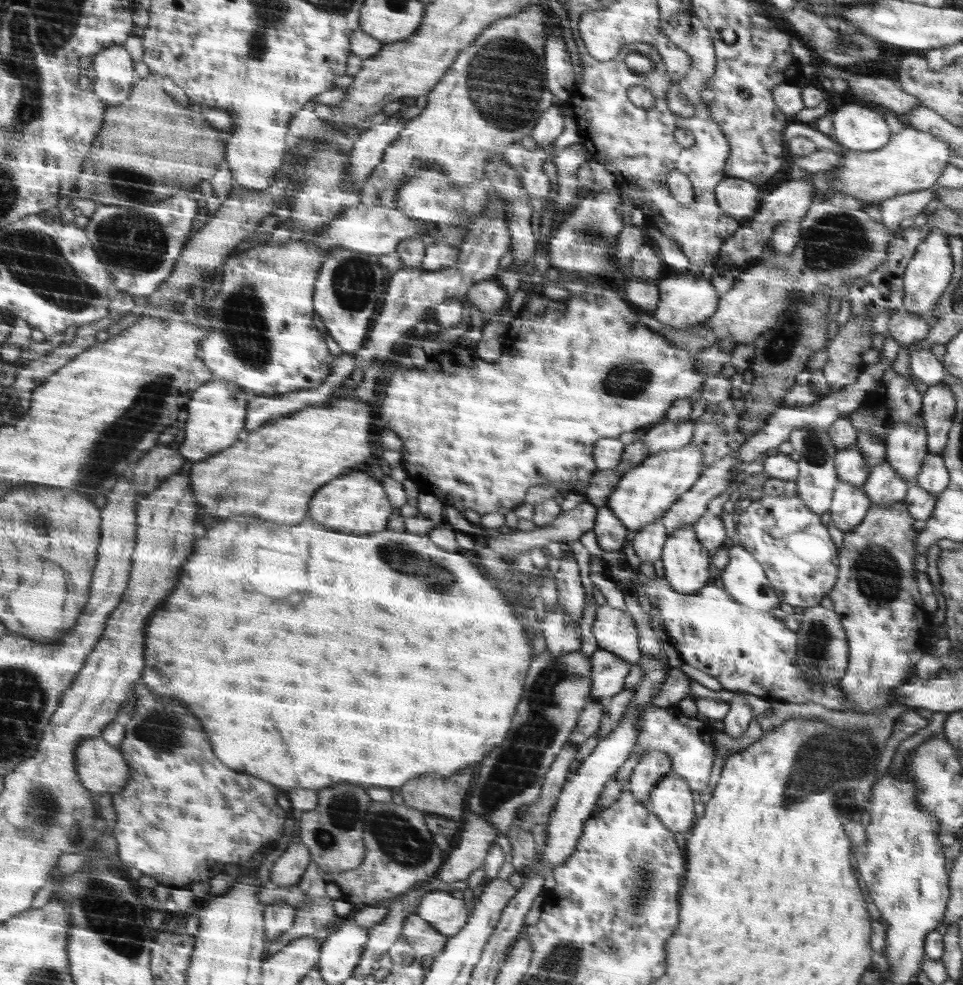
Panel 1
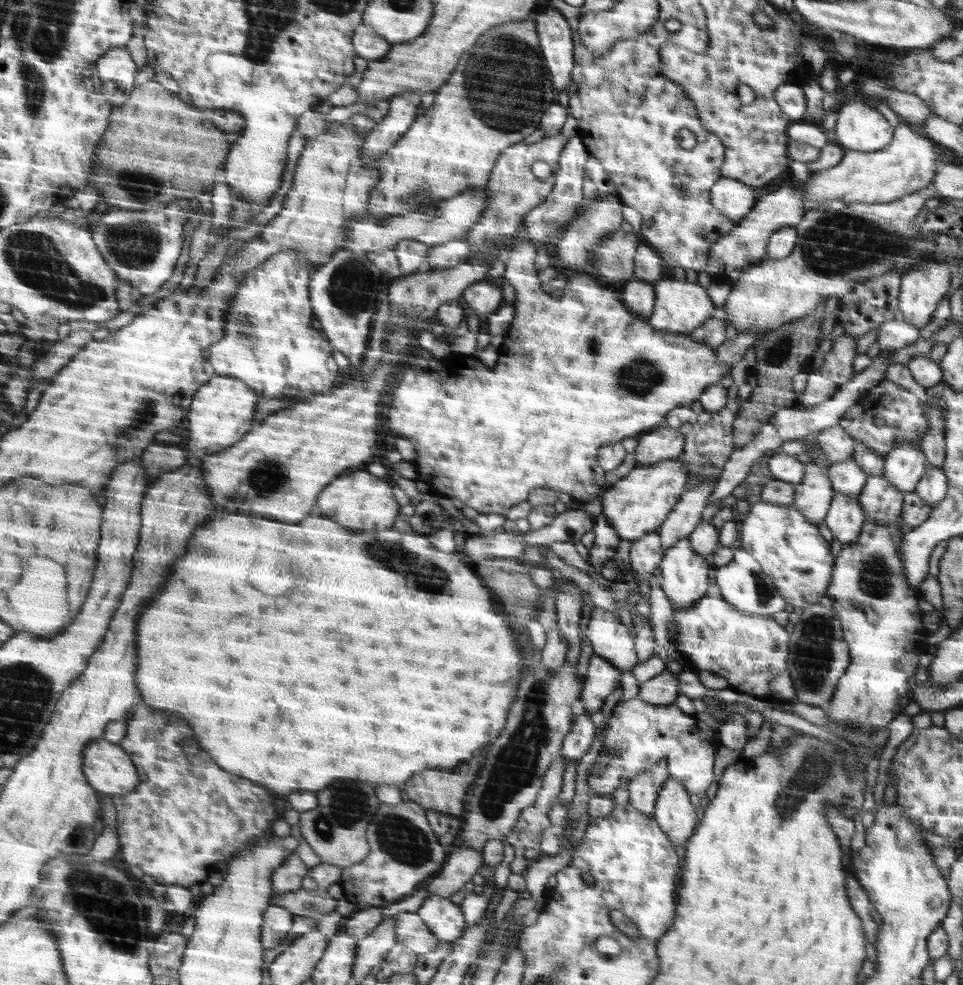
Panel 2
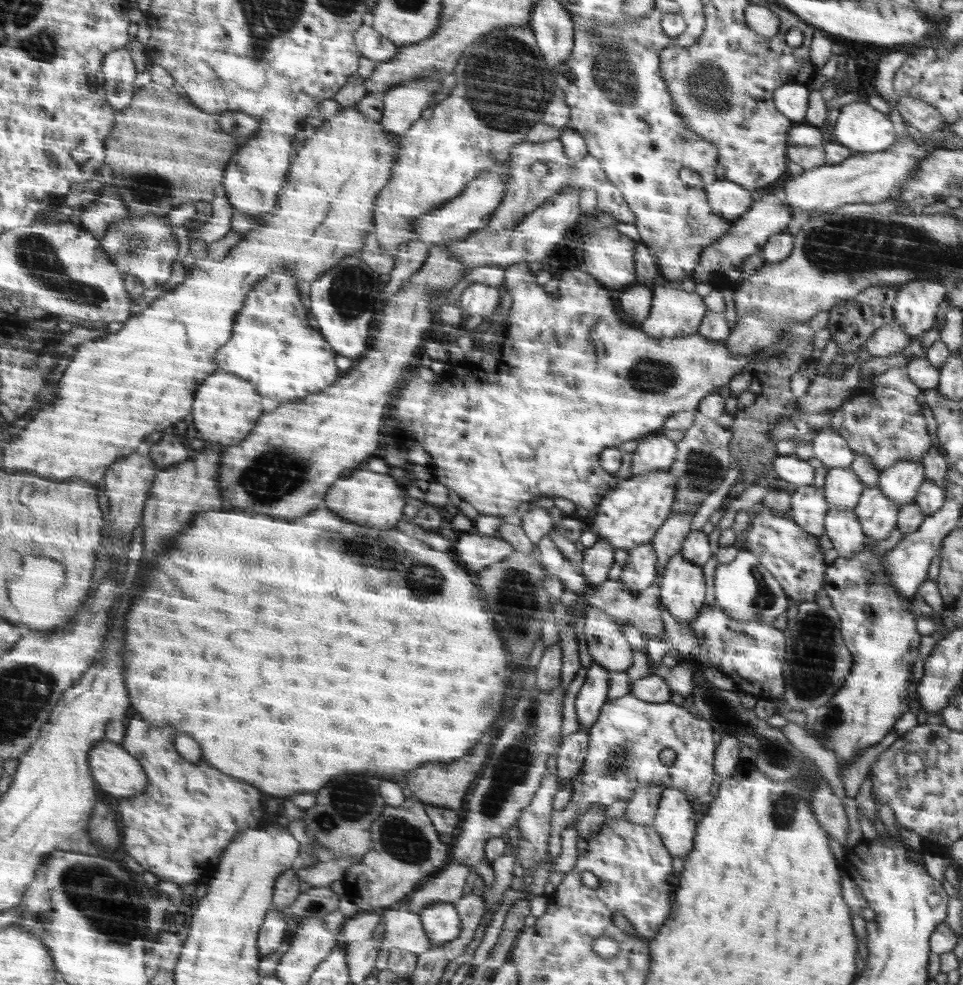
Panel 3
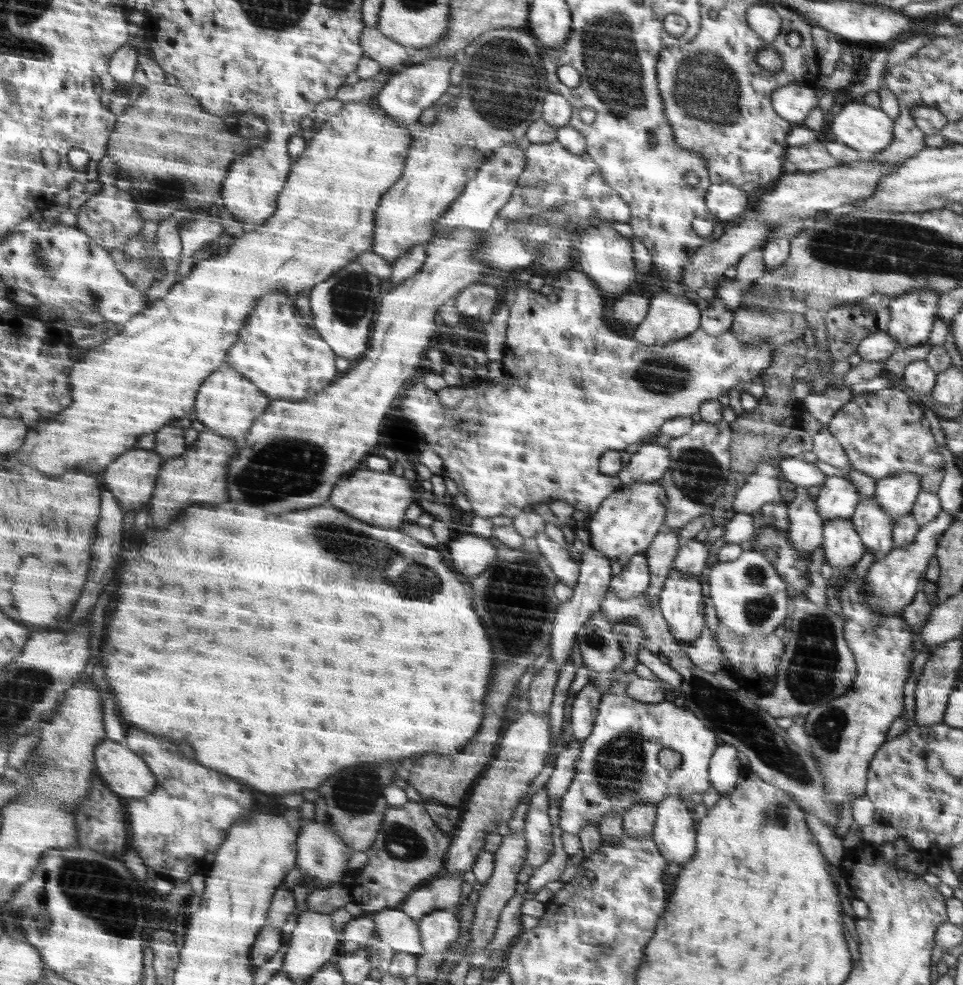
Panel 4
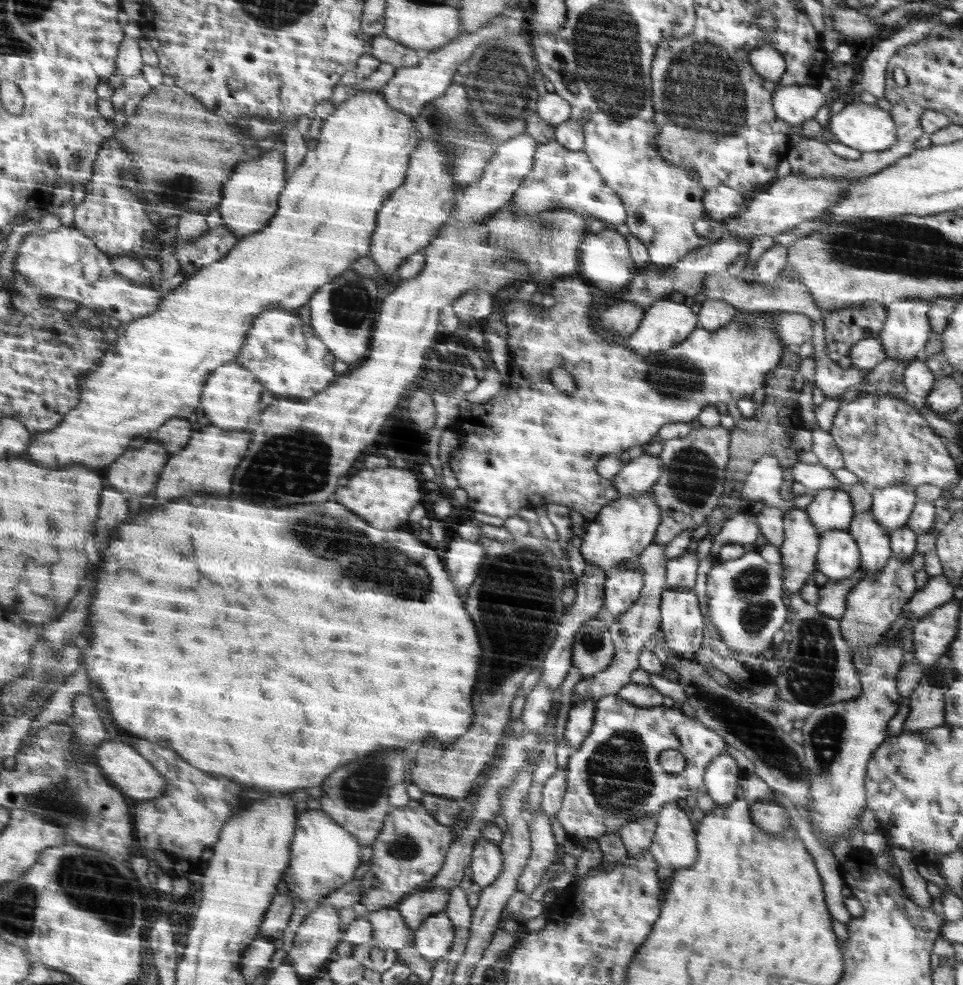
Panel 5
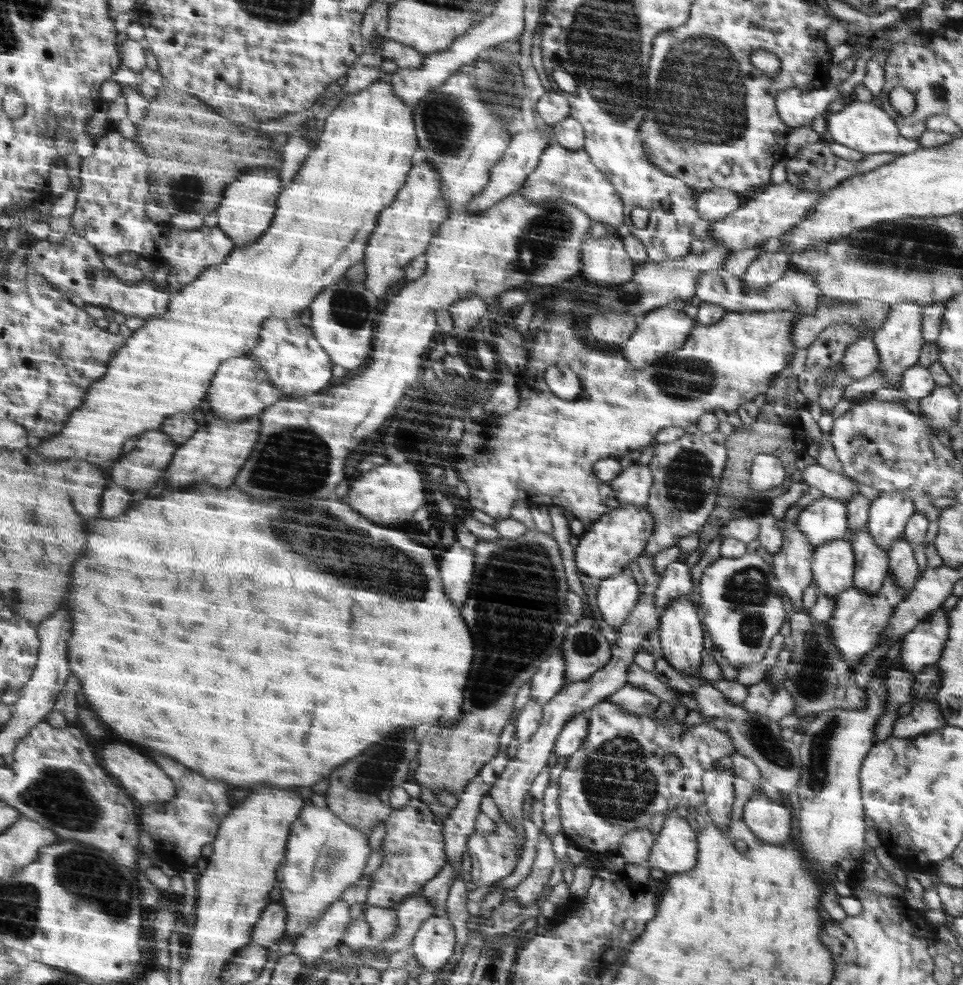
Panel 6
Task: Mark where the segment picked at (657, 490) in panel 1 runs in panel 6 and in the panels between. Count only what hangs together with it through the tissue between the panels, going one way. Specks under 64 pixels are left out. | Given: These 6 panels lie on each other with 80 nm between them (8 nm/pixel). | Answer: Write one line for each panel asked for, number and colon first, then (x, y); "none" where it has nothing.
2: (637, 504)
3: (629, 515)
4: (629, 520)
5: (624, 528)
6: (617, 538)

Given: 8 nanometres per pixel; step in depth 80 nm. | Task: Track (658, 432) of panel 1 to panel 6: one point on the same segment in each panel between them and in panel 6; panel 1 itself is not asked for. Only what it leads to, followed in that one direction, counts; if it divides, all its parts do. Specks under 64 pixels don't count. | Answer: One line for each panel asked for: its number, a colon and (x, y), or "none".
2: (665, 443)
3: (657, 452)
4: (649, 463)
5: (638, 476)
6: (632, 485)

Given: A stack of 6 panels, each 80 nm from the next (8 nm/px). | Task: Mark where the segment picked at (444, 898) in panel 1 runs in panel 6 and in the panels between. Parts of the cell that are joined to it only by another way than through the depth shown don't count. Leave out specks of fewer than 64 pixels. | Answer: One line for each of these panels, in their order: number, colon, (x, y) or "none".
2: (444, 917)
3: (442, 922)
4: (439, 928)
5: (434, 938)
6: (433, 944)

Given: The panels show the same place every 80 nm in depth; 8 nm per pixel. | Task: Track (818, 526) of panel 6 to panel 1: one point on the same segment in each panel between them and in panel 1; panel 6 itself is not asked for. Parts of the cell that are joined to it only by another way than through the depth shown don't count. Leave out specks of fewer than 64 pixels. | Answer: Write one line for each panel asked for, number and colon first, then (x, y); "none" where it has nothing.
1: (850, 466)
2: (846, 477)
3: (842, 489)
4: (837, 498)
5: (831, 509)

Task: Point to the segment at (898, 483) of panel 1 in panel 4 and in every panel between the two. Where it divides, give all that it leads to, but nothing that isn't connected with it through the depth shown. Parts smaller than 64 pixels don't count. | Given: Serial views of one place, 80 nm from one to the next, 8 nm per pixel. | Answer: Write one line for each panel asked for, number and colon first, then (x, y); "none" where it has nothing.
2: (882, 502)
3: (878, 514)
4: (873, 524)

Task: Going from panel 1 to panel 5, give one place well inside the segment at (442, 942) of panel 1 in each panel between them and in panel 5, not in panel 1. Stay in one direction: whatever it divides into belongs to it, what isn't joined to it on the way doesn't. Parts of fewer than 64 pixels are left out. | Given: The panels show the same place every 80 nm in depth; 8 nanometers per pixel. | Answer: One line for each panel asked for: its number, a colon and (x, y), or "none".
2: (411, 931)
3: (403, 929)
4: (398, 932)
5: (391, 933)

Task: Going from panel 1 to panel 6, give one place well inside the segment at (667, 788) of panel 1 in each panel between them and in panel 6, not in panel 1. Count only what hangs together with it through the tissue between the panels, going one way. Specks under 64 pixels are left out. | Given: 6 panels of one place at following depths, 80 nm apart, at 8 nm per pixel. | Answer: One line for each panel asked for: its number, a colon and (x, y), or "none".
2: (673, 812)
3: (674, 819)
4: (674, 833)
5: (674, 844)
6: (674, 850)

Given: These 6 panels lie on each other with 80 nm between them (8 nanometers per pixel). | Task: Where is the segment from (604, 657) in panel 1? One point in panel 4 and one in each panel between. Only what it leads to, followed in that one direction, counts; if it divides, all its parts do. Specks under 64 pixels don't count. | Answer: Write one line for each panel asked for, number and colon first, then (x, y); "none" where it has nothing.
2: (603, 677)
3: (592, 695)
4: (585, 705)

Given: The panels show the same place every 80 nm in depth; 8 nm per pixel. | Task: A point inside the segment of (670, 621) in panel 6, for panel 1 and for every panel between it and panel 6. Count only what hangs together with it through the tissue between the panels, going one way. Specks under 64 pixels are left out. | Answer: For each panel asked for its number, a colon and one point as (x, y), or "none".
1: (686, 561)
2: (684, 581)
3: (682, 589)
4: (681, 603)
5: (681, 620)

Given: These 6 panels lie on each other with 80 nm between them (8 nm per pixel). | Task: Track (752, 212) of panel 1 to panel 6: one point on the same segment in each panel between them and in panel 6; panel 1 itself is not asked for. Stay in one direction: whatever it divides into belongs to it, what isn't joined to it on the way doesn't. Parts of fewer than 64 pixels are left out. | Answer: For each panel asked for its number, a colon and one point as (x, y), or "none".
2: (732, 198)
3: (727, 199)
4: (725, 201)
5: (721, 202)
6: (712, 205)

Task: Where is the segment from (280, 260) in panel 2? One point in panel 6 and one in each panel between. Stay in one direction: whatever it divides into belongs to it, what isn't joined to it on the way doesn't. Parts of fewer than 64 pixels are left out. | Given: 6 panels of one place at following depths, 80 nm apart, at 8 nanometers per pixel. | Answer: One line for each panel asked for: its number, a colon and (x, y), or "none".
3: (273, 346)
4: (285, 358)
5: (283, 352)
6: (294, 360)

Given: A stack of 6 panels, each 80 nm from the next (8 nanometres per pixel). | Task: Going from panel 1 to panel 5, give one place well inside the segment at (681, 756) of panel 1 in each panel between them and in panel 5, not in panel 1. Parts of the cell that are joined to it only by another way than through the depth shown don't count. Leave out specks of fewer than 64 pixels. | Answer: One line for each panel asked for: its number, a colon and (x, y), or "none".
2: (642, 734)
3: (625, 743)
4: (617, 768)
5: (613, 778)

